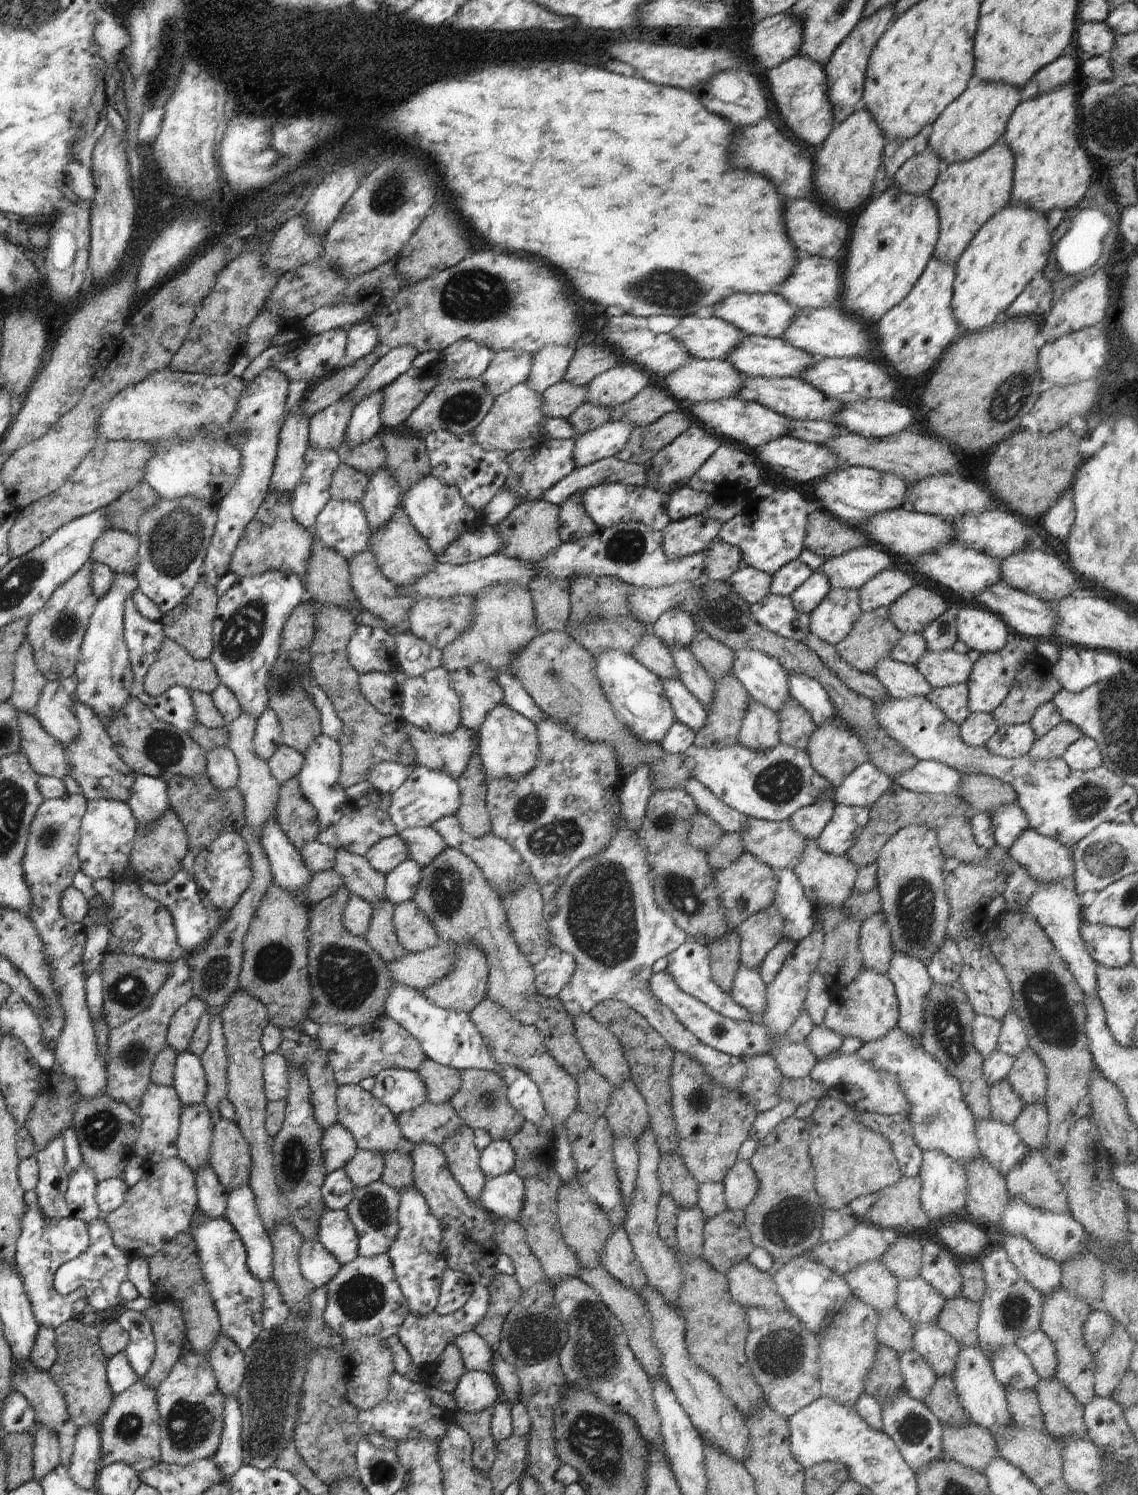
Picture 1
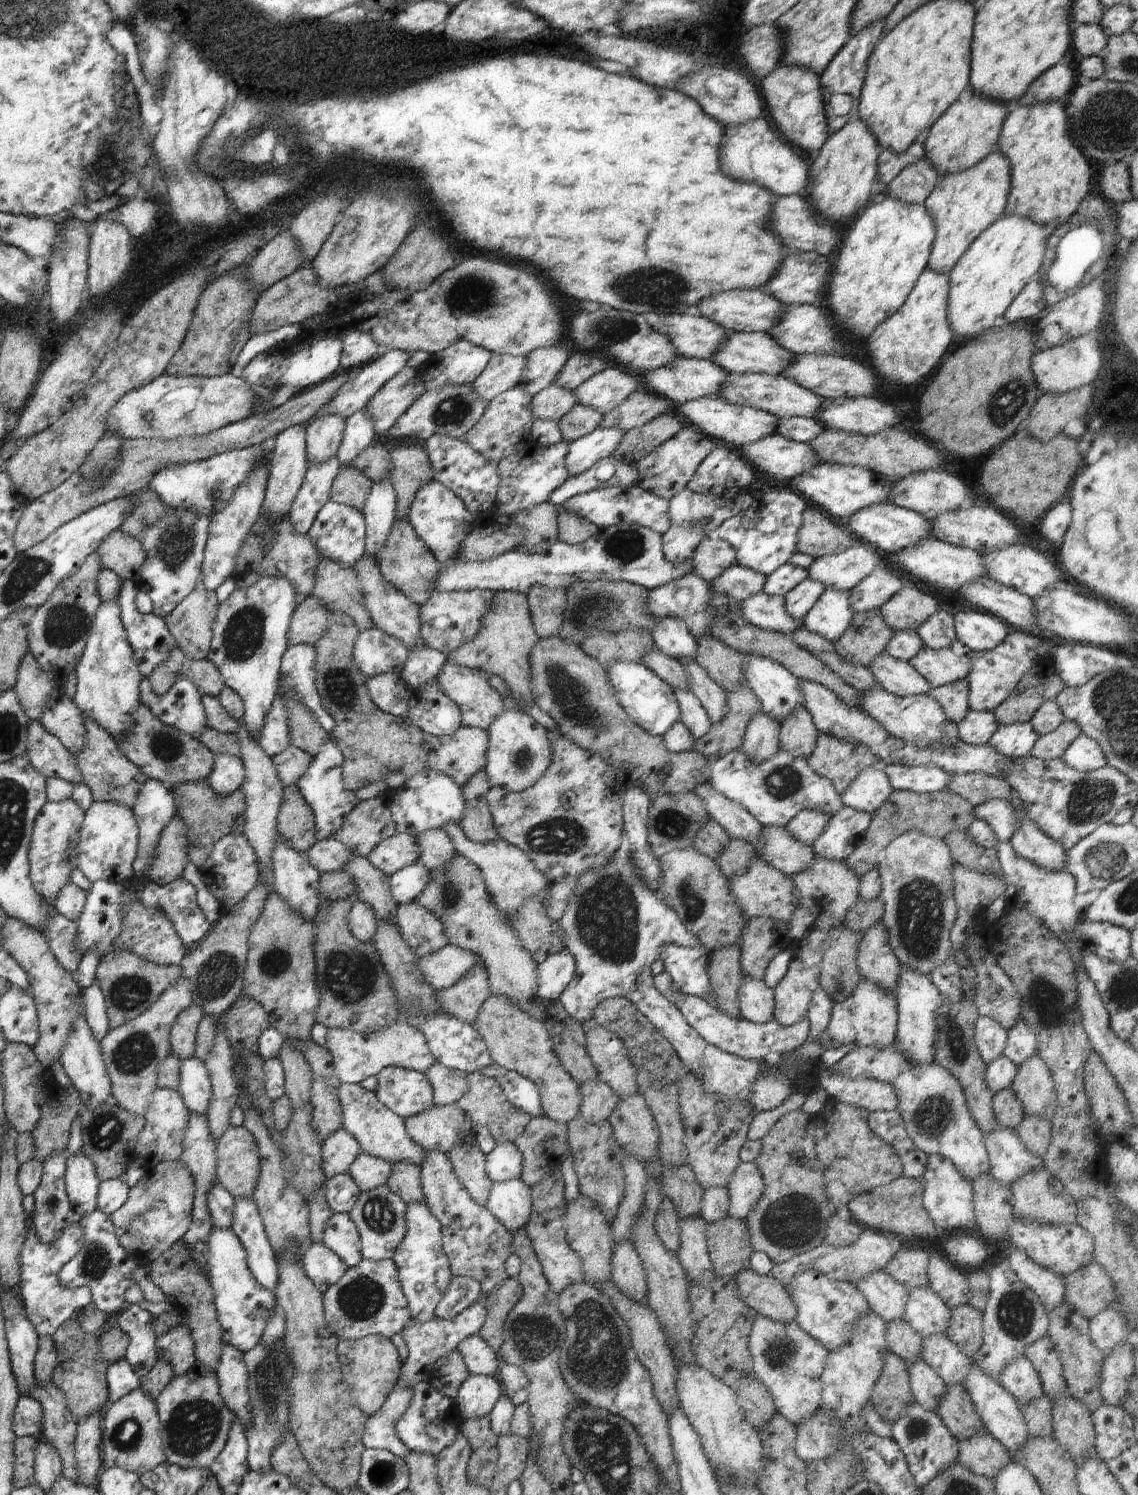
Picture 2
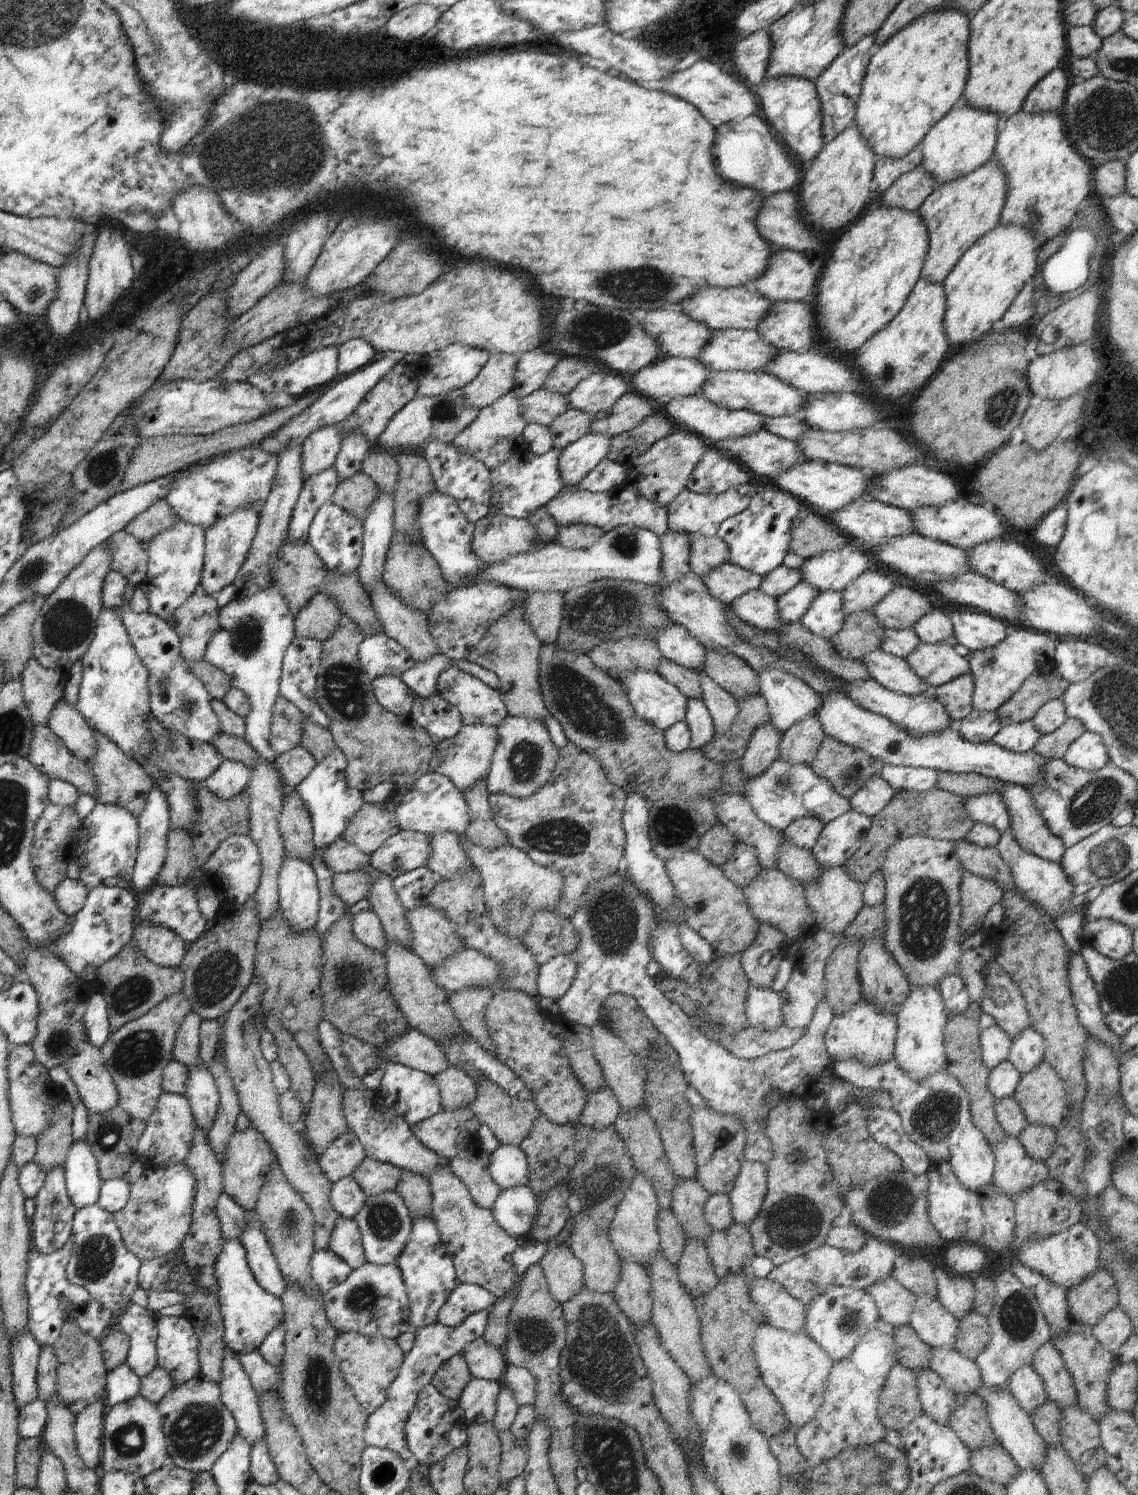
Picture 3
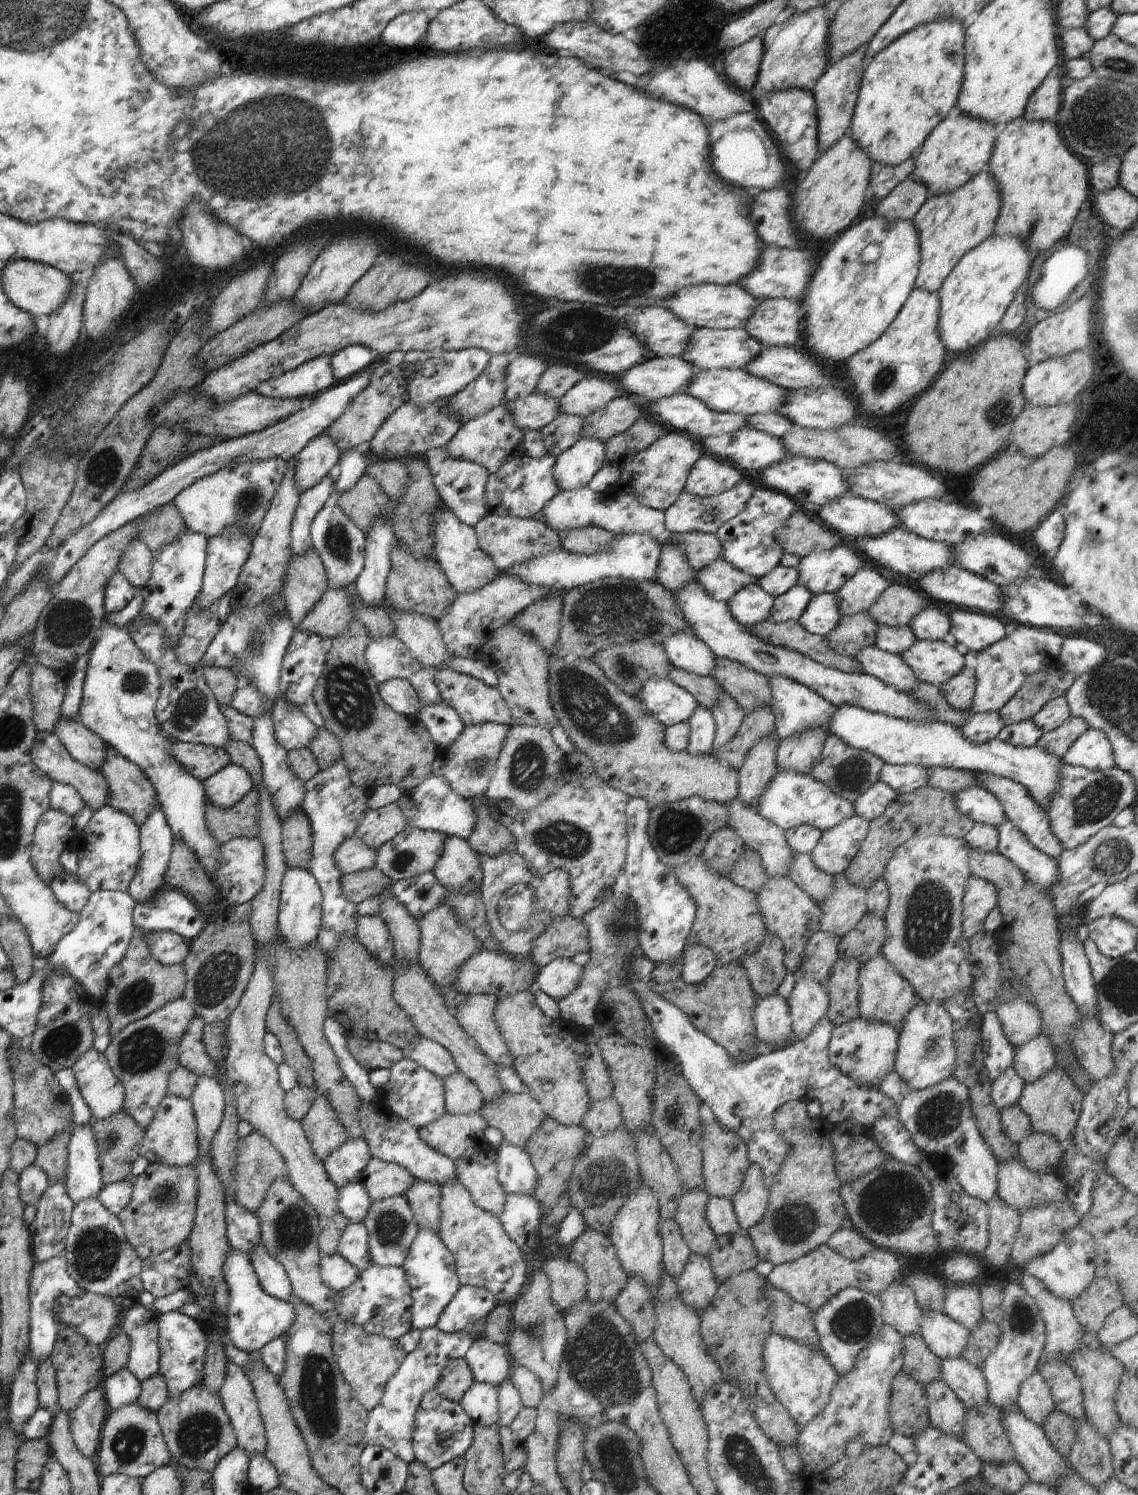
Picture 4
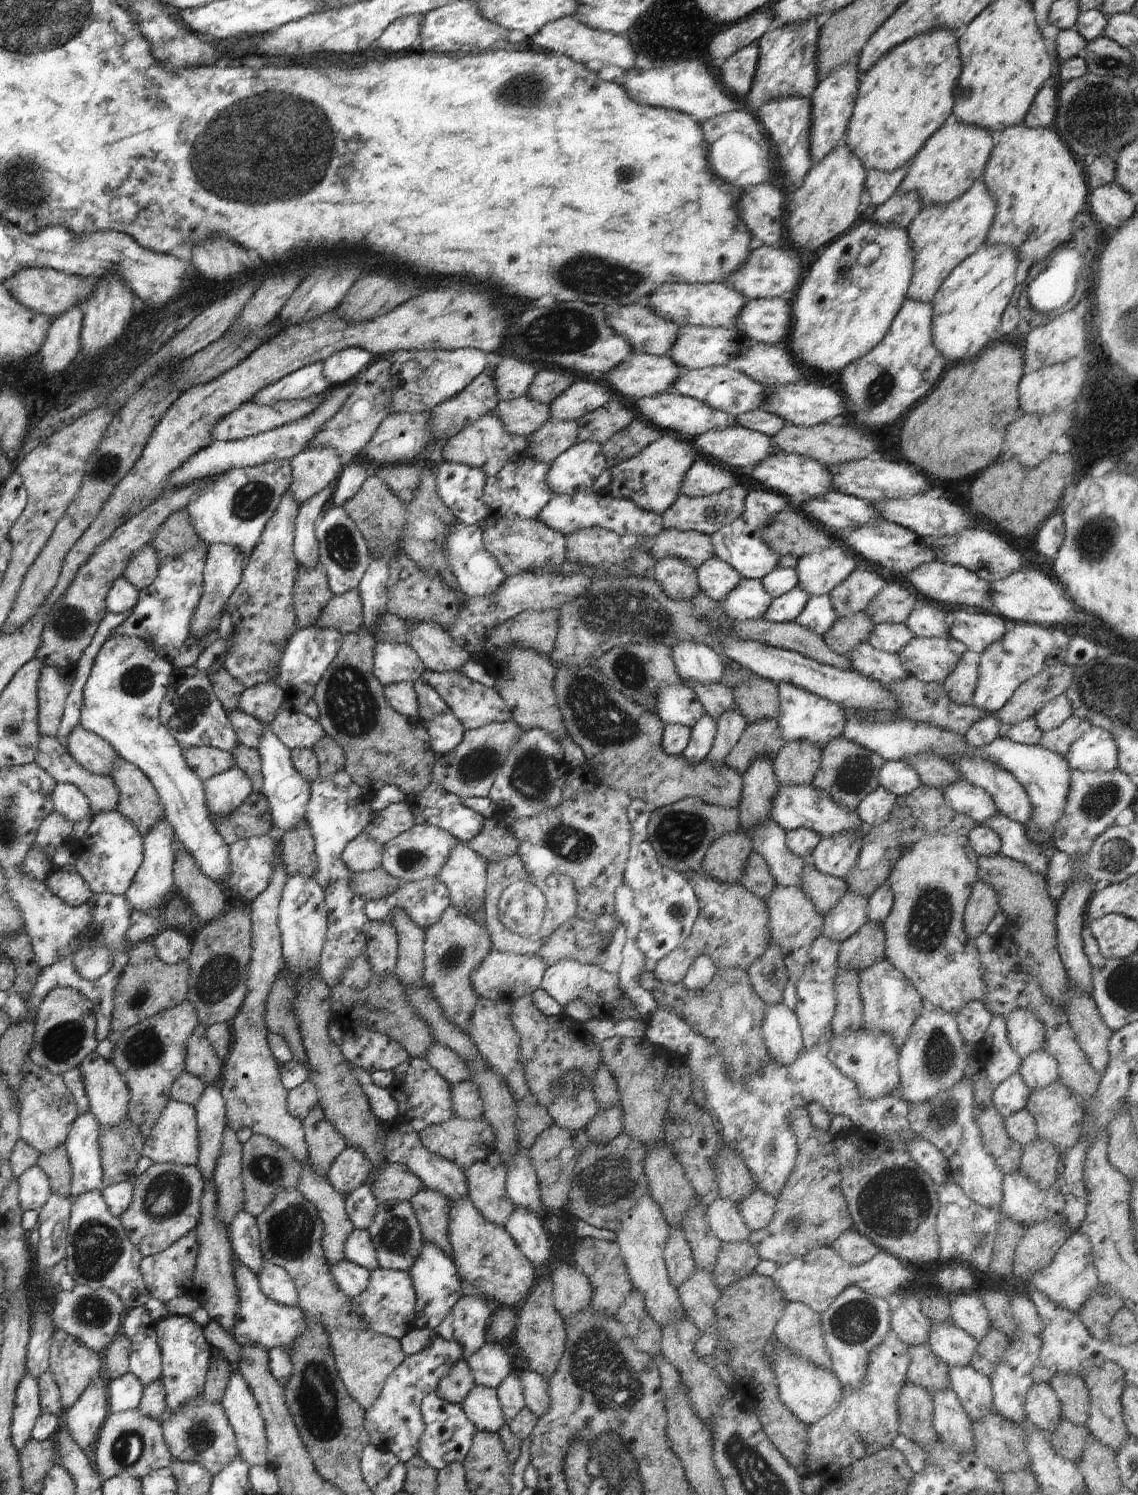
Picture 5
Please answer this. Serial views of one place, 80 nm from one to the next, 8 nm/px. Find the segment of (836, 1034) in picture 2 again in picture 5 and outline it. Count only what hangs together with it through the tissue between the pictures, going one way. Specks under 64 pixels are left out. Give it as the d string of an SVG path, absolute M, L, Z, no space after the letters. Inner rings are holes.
M862 1028L849 1035L833 1035L828 1049L827 1059L844 1076L852 1079L865 1099L877 1099L882 1095L890 1097L899 1086L899 1052L890 1035L868 1032Z

